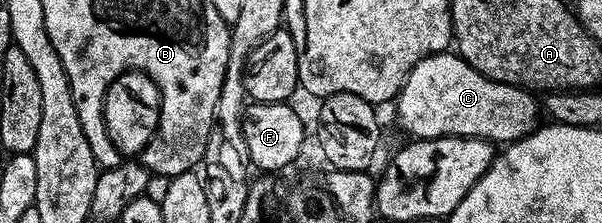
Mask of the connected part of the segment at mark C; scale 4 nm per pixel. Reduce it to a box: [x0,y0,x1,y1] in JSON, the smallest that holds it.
[395,51,539,143]

